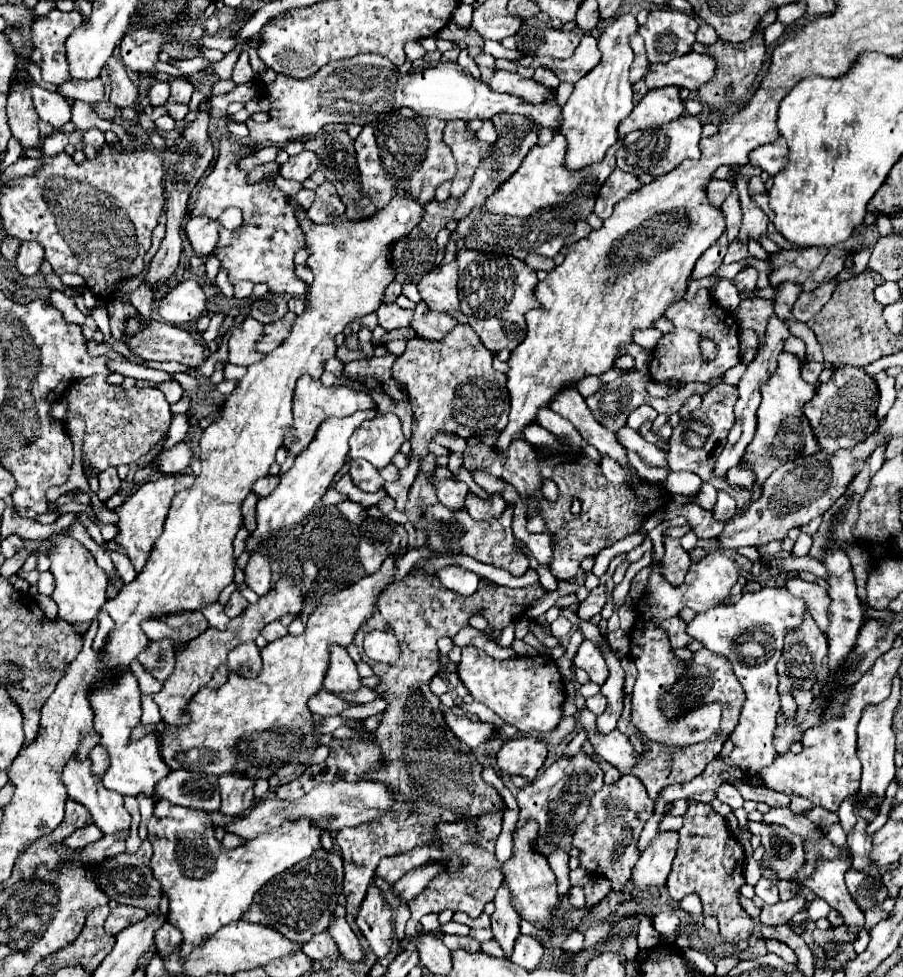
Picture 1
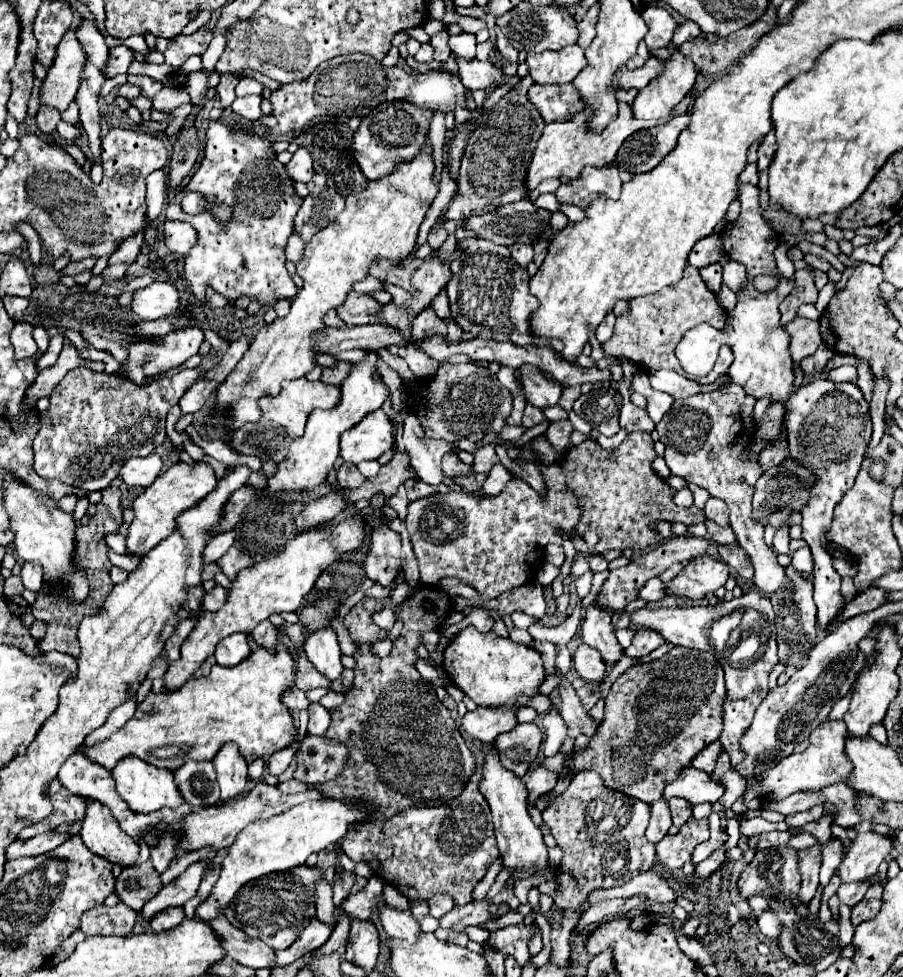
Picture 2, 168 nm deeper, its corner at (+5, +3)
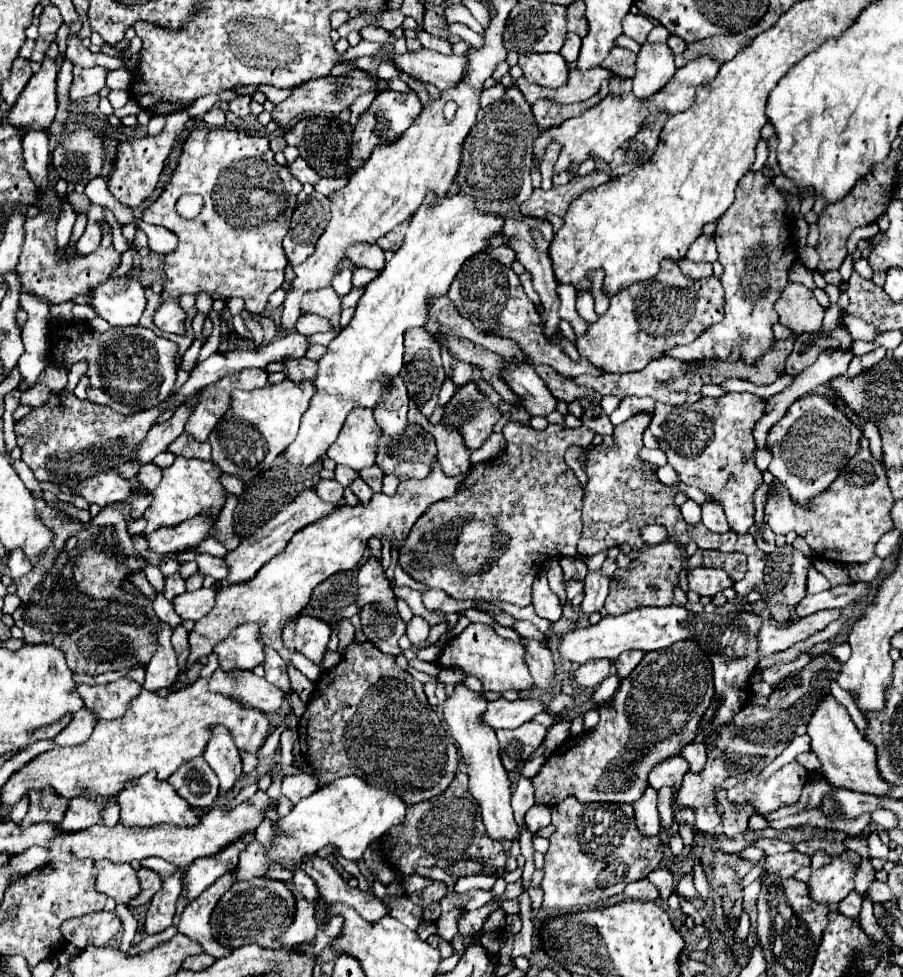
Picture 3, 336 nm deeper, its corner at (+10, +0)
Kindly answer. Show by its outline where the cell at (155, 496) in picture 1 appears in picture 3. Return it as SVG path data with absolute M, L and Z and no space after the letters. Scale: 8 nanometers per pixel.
M177 457L175 463L165 469L163 479L159 487L151 493L153 503L145 511L145 521L147 529L145 533L153 533L159 527L175 527L183 521L189 521L197 515L219 515L219 511L225 505L225 489L221 485L221 469L213 465L211 461L203 459L187 459L187 457Z

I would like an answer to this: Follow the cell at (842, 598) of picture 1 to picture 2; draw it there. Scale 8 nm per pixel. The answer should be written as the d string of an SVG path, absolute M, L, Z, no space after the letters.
M816 378L800 386L794 396L790 396L784 420L788 428L790 458L798 460L818 476L816 486L812 486L812 498L802 508L802 538L808 542L814 558L814 602L818 606L818 626L828 632L838 620L846 600L840 594L842 578L834 568L834 556L826 548L826 532L830 530L838 500L842 500L842 496L852 488L858 468L866 456L866 446L872 436L868 402L854 382L836 384L826 378Z

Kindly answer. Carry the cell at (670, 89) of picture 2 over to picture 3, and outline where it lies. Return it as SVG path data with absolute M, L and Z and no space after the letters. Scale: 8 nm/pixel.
M655 25L647 35L647 43L641 45L637 53L637 73L633 77L633 93L639 99L647 99L655 95L673 75L675 75L675 55L667 47L669 31L665 27Z

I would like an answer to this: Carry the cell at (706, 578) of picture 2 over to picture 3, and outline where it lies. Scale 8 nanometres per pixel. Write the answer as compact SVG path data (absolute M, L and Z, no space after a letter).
M697 567L693 571L687 573L687 581L689 581L689 589L699 593L699 595L707 595L713 597L719 591L733 587L733 579L729 579L729 575L723 569L705 569L705 567Z

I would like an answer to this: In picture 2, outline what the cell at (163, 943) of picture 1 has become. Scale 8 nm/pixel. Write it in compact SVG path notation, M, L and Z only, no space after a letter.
M168 908L166 912L160 912L150 920L150 926L154 932L166 932L170 928L176 928L184 920L184 910L182 908Z

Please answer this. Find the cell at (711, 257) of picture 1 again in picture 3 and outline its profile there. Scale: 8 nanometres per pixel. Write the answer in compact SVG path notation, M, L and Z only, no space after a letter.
M701 235L695 239L695 243L689 247L687 259L691 261L707 261L707 263L715 263L717 261L717 249L715 249L715 241L711 235Z

